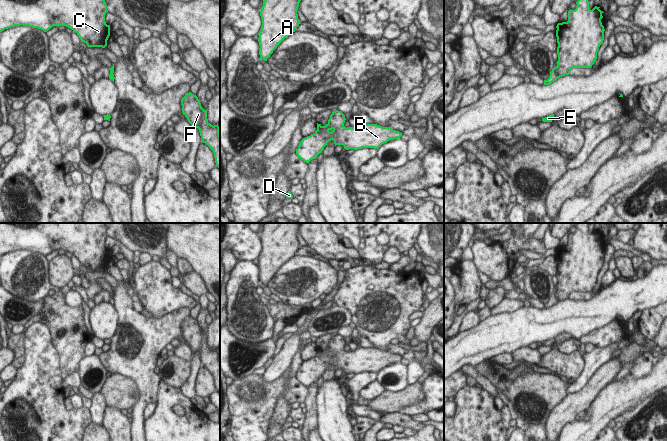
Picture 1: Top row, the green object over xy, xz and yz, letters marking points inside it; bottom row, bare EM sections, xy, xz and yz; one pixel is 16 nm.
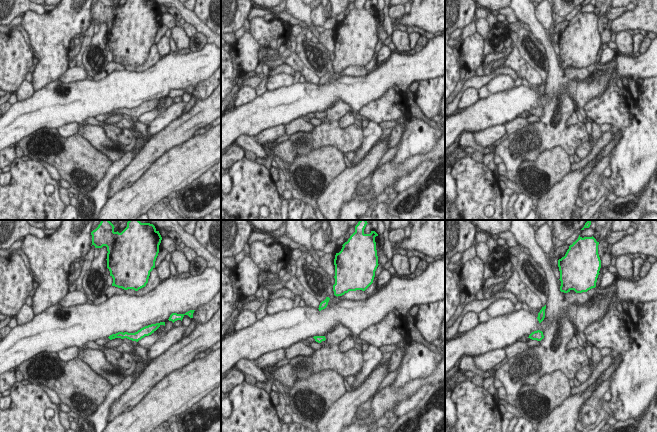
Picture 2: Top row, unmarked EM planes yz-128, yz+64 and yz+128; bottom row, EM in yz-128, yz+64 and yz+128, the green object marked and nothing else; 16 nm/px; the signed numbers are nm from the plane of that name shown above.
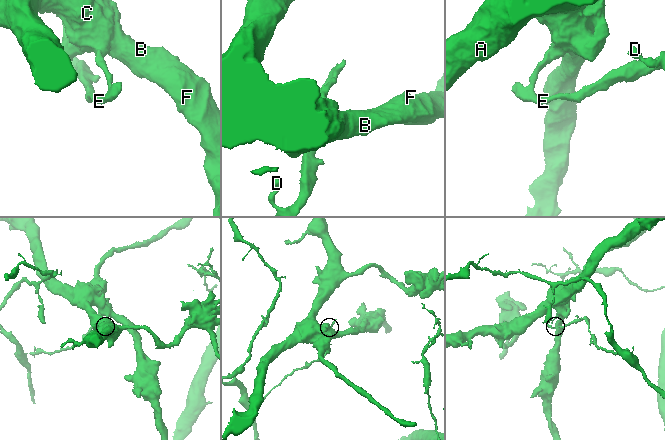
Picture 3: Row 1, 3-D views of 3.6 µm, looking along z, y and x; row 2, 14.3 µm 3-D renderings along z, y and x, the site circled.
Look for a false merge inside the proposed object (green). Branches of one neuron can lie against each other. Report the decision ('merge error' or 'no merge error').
merge error

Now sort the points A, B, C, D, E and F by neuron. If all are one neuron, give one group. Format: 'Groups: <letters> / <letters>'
Groups: A B C F / D E

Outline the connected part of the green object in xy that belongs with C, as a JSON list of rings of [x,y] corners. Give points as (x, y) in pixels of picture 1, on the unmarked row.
[[[0,223],[0,256],[25,249],[47,256],[53,250],[66,250],[88,271],[107,270],[110,249],[105,246],[107,229],[104,223]]]

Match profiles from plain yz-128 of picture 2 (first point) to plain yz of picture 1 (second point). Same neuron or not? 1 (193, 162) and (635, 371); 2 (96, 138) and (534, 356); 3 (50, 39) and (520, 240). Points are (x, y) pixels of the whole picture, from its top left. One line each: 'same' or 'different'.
1: different
2: same
3: same

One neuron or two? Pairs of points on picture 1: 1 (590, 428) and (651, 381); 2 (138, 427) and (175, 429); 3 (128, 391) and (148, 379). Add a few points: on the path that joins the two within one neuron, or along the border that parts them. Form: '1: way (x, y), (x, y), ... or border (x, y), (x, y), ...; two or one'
1: way (605, 413), (623, 395), (636, 391); one
2: border (144, 419), (145, 430); two
3: border (117, 373), (137, 386), (139, 399), (132, 406); two

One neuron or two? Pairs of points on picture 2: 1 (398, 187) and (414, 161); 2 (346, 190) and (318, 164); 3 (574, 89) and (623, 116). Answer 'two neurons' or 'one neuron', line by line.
1: two neurons
2: two neurons
3: two neurons

